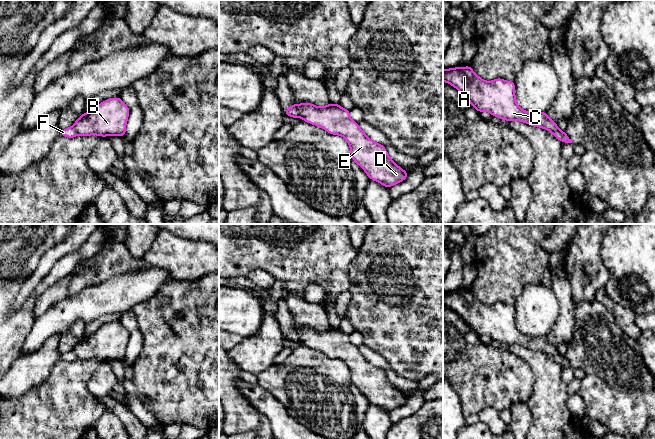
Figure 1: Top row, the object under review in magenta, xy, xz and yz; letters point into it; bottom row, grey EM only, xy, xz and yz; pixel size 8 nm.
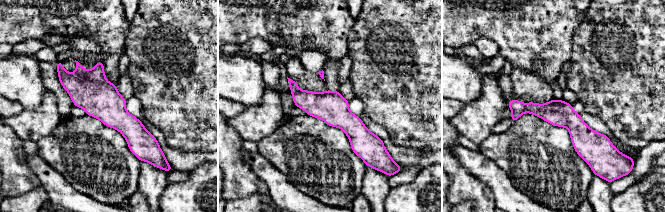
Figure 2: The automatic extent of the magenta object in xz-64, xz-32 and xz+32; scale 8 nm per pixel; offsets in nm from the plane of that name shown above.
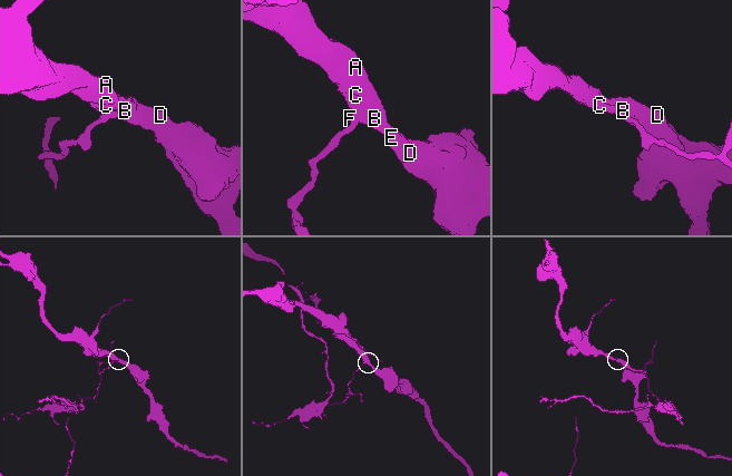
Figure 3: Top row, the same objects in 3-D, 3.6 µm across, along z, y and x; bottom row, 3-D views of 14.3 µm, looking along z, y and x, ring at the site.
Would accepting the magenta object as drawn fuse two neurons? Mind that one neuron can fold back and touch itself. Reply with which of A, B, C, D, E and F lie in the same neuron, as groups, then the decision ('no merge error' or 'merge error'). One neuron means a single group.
groups A B C D E / F; merge error

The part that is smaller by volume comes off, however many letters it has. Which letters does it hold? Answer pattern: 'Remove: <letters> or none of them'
Remove: F

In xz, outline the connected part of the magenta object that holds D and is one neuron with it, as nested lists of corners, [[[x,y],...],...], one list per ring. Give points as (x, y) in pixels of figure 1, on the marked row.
[[[300,103],[295,104],[295,106],[304,122],[321,127],[332,135],[344,137],[350,147],[352,160],[365,171],[370,180],[374,180],[386,188],[406,180],[407,171],[403,170],[391,159],[385,146],[371,140],[360,128],[359,124],[350,118],[350,111],[342,108],[339,103],[329,103],[324,107],[317,107],[311,103]]]

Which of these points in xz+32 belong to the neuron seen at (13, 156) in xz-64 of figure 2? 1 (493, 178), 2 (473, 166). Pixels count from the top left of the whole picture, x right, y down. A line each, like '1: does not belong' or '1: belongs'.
1: does not belong
2: does not belong

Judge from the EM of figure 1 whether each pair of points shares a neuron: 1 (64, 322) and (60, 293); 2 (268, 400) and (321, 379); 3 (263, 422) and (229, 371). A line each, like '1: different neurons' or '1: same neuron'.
1: different neurons
2: different neurons
3: same neuron

